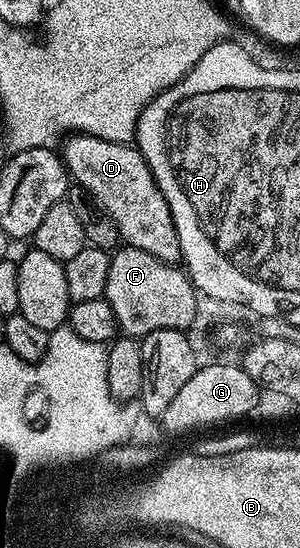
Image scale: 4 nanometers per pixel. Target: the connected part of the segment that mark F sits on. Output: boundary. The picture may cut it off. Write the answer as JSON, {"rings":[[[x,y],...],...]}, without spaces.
{"rings":[[[120,246],[111,255],[106,296],[124,336],[142,337],[157,329],[186,332],[194,323],[198,294],[182,266],[166,263],[145,249]]]}

